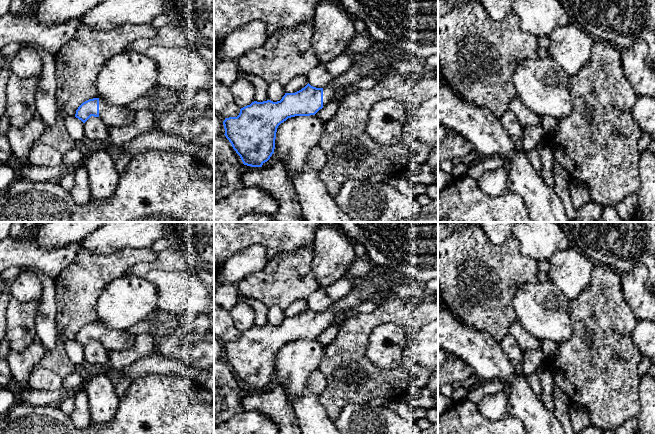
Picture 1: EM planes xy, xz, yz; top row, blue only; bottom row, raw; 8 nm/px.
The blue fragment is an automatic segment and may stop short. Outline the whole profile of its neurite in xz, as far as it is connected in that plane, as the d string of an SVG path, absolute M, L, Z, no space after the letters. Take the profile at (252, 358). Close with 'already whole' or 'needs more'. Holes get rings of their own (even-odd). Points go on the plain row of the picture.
M396 274L371 275L356 282L345 297L335 301L324 312L309 307L295 317L285 317L280 325L254 325L240 333L237 341L223 345L225 360L244 389L262 391L275 373L278 350L288 342L315 339L332 325L338 311L353 309L381 291L388 291L398 280Z | needs more

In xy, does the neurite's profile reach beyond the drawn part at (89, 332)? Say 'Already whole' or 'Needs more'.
Needs more

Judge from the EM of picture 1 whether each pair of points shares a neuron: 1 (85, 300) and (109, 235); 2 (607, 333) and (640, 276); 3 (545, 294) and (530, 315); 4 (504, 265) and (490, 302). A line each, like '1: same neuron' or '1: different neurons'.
1: different neurons
2: different neurons
3: same neuron
4: same neuron

